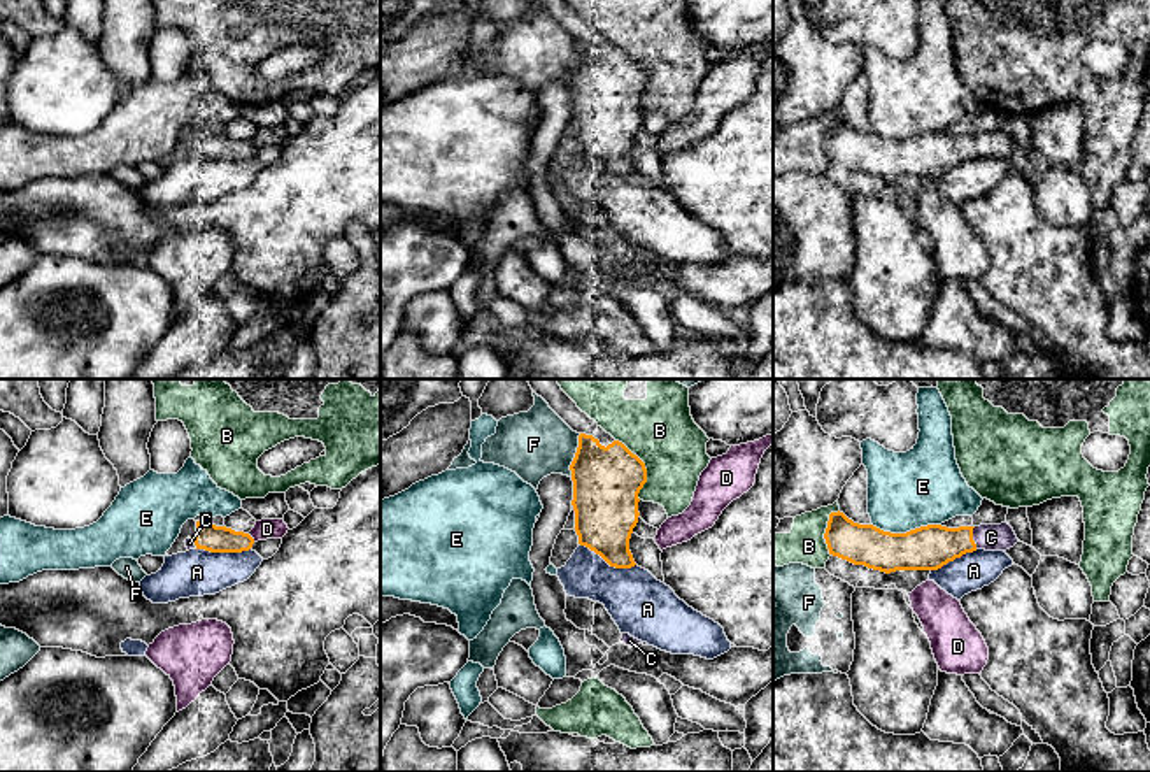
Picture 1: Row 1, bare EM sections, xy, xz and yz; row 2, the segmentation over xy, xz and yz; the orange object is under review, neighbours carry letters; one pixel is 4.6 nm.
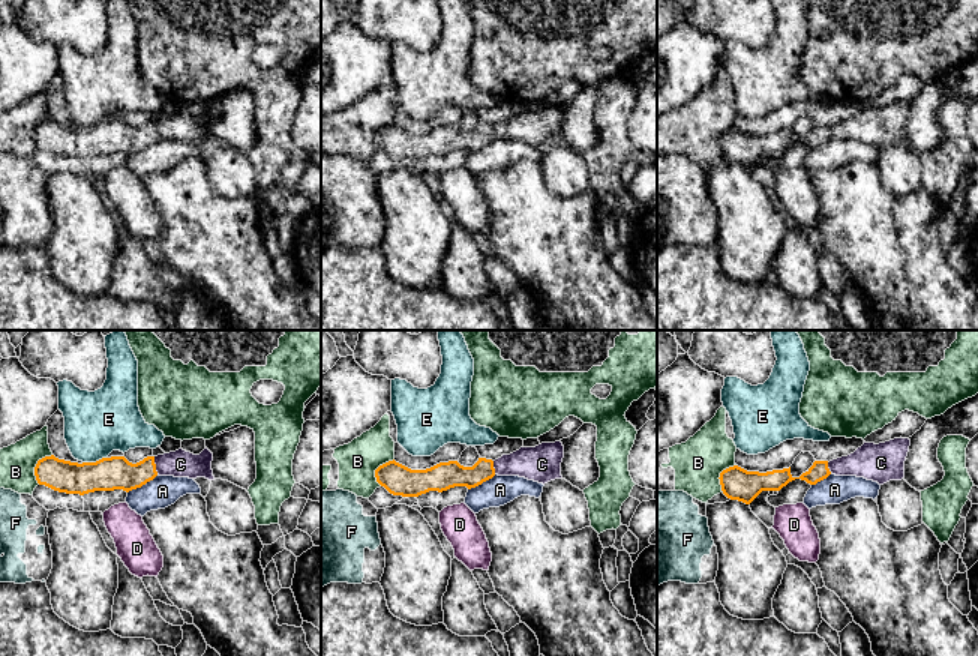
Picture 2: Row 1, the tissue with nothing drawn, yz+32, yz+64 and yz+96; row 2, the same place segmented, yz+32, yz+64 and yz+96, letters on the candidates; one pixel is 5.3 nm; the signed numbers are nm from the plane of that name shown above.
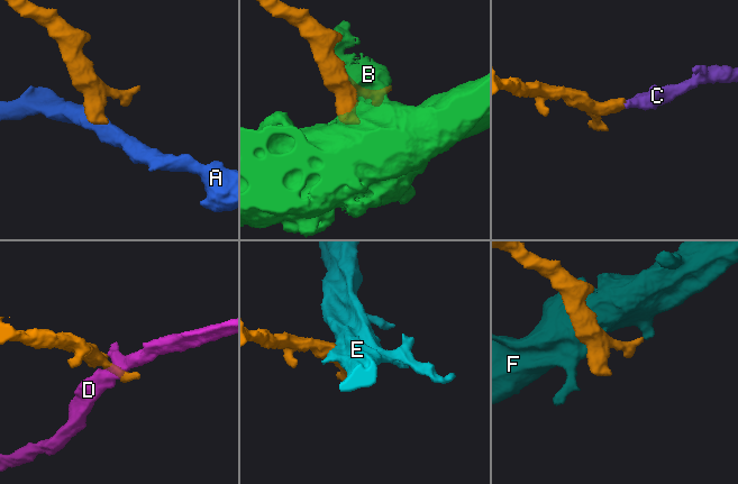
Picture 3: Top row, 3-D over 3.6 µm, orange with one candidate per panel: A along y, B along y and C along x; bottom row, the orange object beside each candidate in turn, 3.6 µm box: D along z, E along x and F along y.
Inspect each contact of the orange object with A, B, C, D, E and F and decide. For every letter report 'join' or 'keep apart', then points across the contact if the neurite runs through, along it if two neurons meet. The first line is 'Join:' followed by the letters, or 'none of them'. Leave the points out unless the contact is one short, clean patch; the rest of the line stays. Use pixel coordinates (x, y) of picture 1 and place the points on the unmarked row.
Join: C
A: keep apart
B: keep apart
C: join
D: keep apart
E: keep apart
F: keep apart

